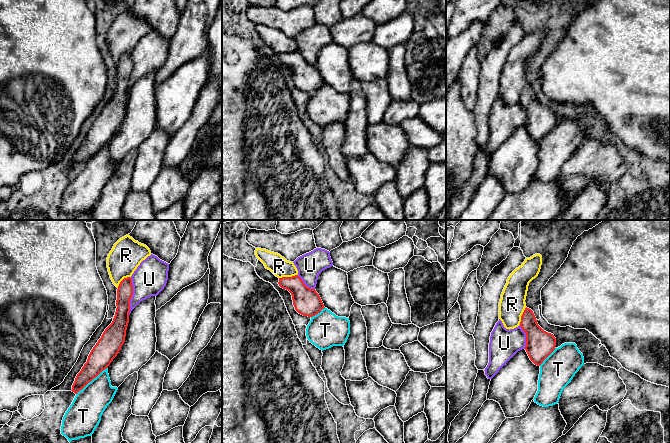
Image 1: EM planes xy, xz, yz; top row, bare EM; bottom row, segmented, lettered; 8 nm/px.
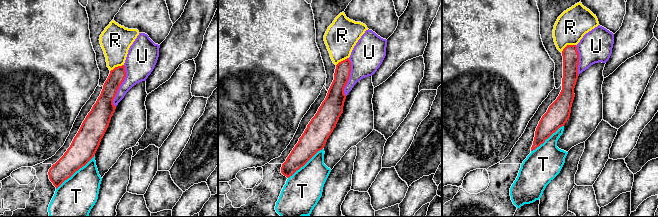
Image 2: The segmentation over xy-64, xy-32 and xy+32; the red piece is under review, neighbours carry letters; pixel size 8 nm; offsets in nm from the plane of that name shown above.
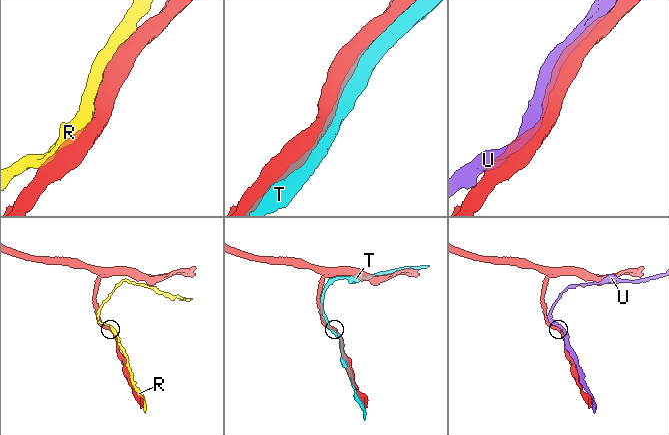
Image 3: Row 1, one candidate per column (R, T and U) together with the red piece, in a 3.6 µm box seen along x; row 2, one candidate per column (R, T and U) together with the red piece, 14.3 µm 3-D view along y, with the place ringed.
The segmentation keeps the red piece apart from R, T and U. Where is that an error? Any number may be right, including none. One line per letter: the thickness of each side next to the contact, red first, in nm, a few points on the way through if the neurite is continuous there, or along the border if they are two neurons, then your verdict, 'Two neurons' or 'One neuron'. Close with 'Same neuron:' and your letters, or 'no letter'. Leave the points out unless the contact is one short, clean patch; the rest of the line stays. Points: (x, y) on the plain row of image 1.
R: Thickness 220 nm (red) against 160 nm. Two neurons
T: Thickness 190 nm (red) against 260 nm. Two neurons
U: Thickness 130 nm (red) against 280 nm. Two neurons
Same neuron: no letter

